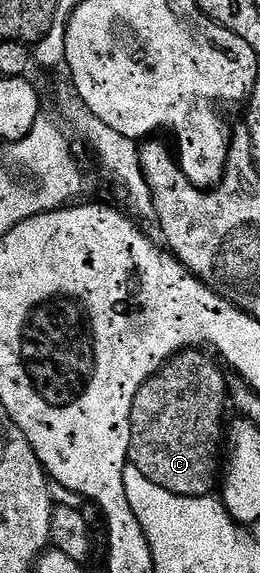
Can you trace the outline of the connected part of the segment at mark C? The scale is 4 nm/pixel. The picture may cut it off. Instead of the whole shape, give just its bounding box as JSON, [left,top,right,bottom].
[128,348,227,498]

